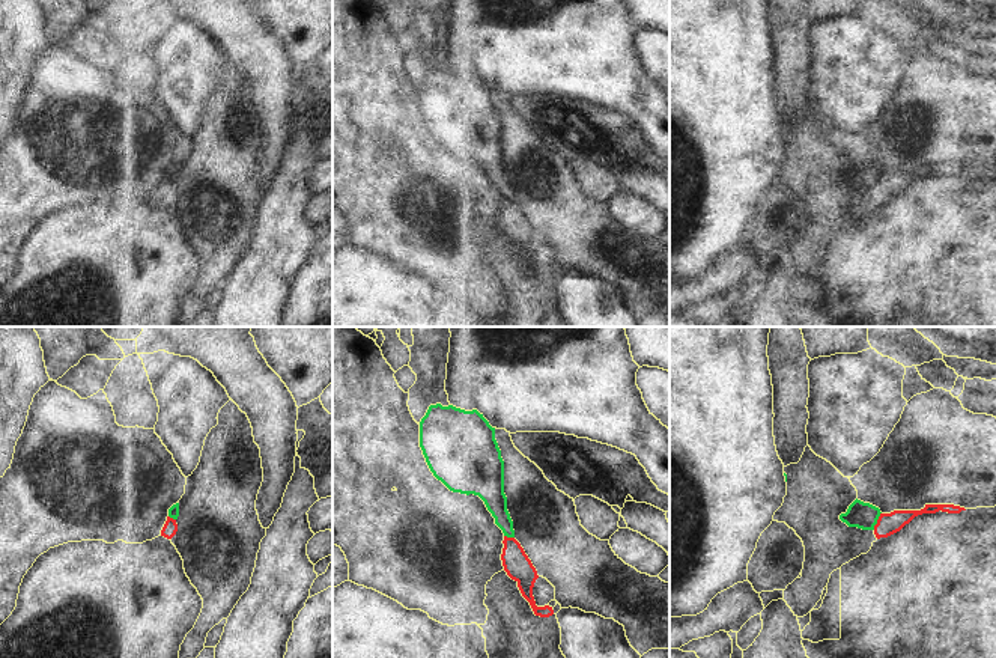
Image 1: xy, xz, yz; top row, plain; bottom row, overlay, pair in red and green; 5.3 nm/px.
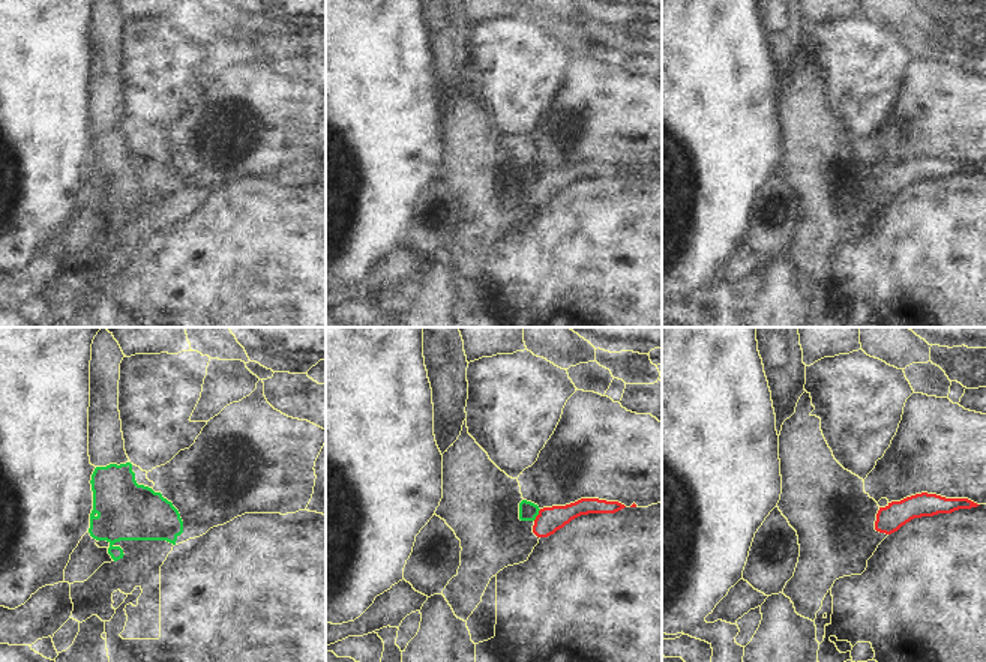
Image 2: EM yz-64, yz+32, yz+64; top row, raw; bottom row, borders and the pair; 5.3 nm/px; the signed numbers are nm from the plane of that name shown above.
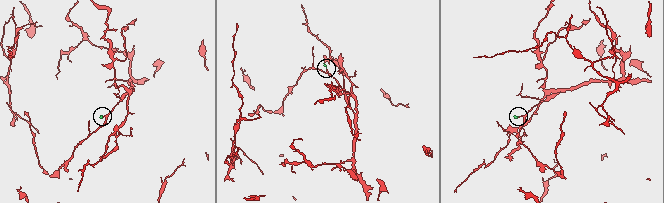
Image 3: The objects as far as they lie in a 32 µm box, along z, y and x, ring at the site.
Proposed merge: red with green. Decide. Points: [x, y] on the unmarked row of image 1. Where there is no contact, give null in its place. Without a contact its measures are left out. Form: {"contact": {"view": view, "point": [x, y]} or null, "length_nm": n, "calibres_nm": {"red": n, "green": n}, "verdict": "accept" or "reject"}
{"contact": {"view": "yz", "point": [877, 184]}, "length_nm": 100, "calibres_nm": {"red": 120, "green": 140}, "verdict": "reject"}

